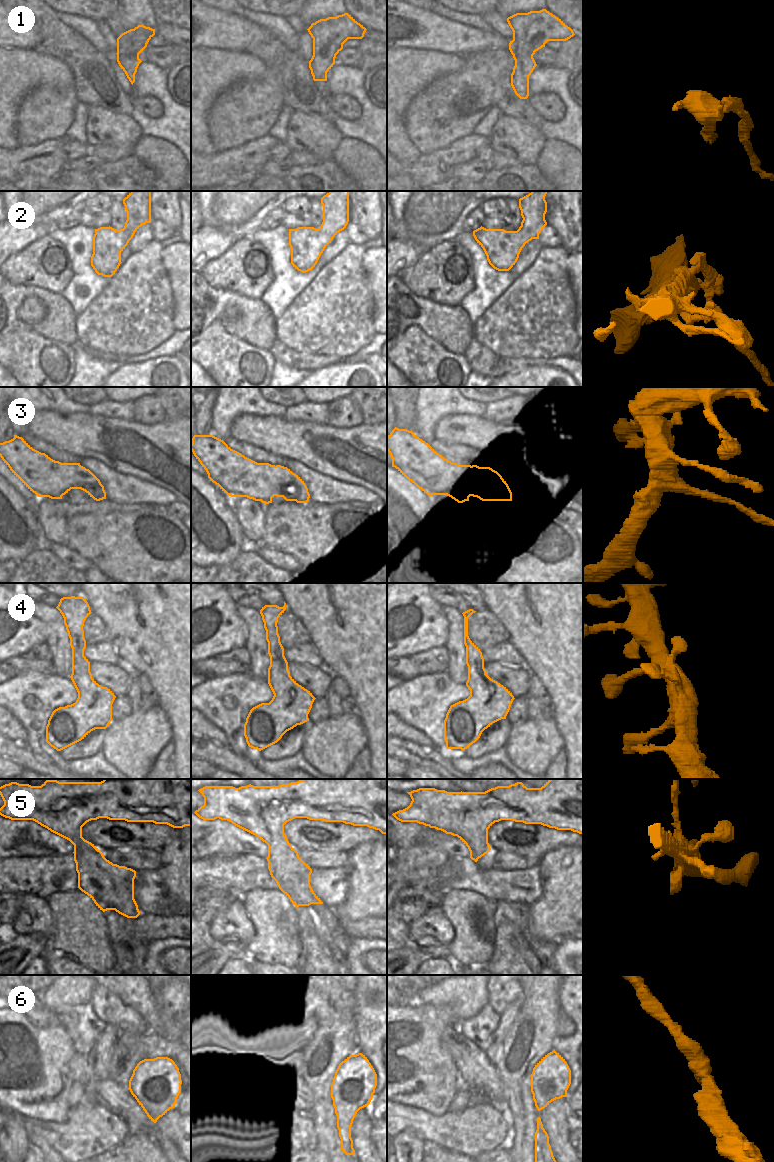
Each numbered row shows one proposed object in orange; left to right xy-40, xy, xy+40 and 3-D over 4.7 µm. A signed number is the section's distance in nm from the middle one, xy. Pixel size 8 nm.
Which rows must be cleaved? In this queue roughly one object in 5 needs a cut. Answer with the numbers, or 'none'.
1, 2, 3.

